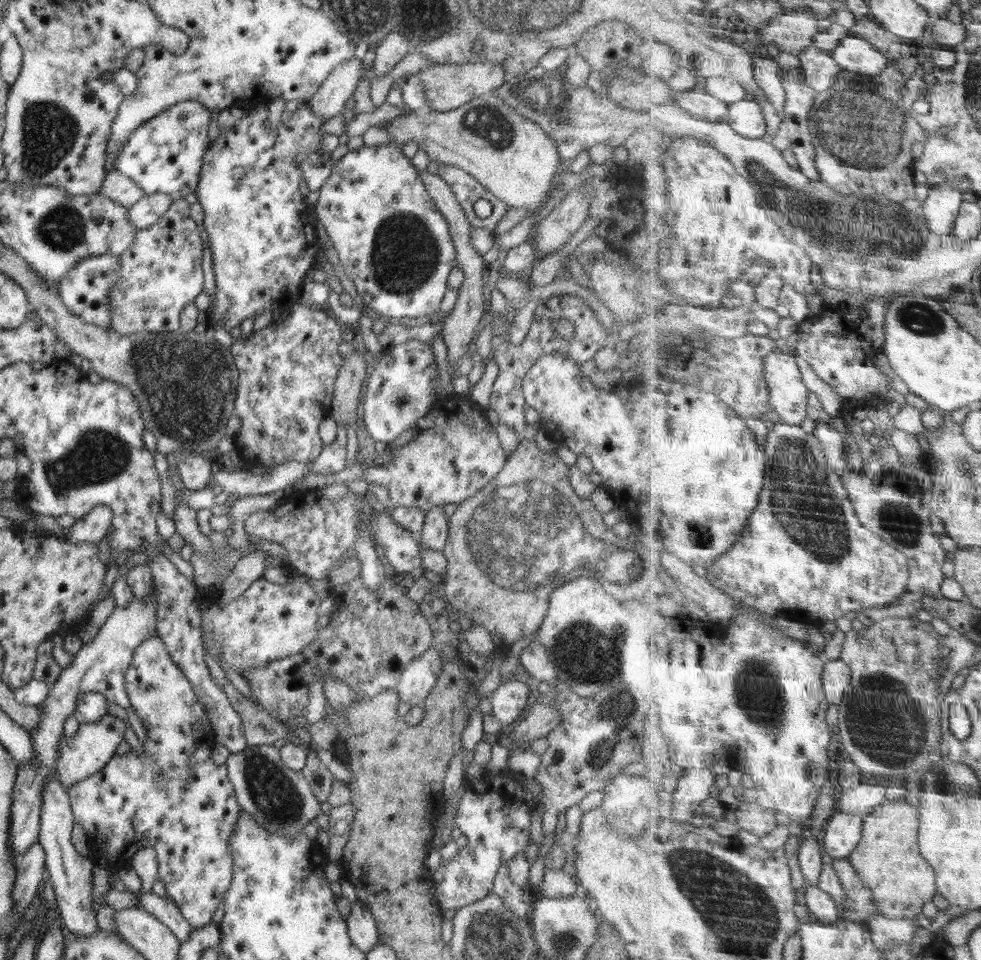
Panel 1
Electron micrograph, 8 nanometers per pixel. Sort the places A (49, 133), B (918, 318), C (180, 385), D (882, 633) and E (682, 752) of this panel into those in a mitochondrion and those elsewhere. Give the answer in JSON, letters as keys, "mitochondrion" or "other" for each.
{"A":"mitochondrion","B":"mitochondrion","C":"mitochondrion","D":"other","E":"other"}

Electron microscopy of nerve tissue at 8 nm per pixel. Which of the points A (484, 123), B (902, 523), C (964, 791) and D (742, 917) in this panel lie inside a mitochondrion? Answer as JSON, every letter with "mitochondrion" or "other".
{"A":"mitochondrion","B":"mitochondrion","C":"mitochondrion","D":"mitochondrion"}

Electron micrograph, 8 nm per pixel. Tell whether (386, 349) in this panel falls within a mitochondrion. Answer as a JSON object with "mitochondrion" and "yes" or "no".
{"mitochondrion":"no"}

